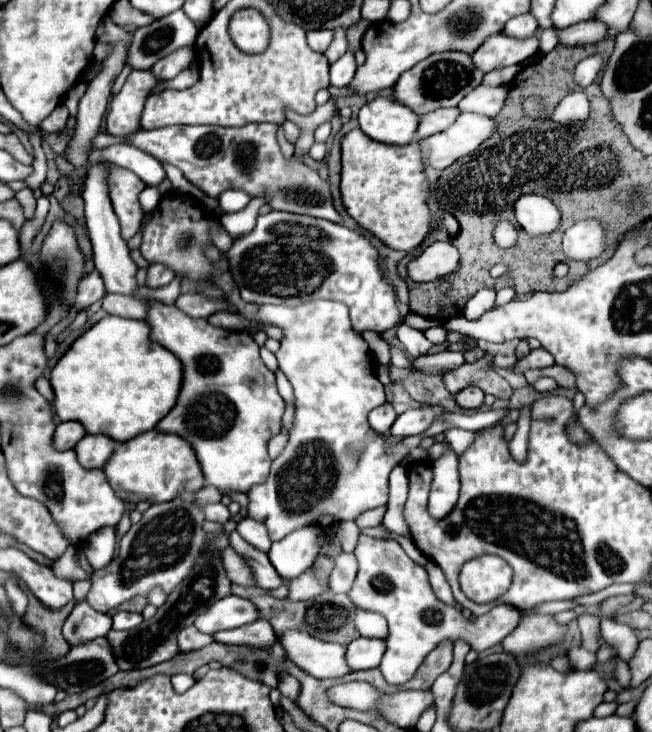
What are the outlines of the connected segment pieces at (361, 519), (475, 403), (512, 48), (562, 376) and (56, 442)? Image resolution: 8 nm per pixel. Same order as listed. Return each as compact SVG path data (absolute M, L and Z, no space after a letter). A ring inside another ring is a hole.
M382 506L382 508L374 508L374 510L368 510L368 512L364 512L364 514L360 514L360 516L356 518L356 524L358 524L360 528L364 528L364 526L378 526L378 524L382 522L384 512L386 512L386 506Z
M468 386L456 394L456 402L462 408L480 408L484 404L484 392L480 392L476 386Z
M504 34L490 36L474 54L474 64L484 72L492 72L498 68L506 68L512 64L520 64L526 58L538 52L538 36L530 36L528 40L514 40Z
M550 366L550 368L544 368L544 376L552 376L552 378L558 382L558 386L564 386L564 388L576 386L574 374L572 374L568 368L562 368L562 366Z
M60 422L52 436L52 446L56 450L72 450L74 444L84 436L84 428L78 422Z

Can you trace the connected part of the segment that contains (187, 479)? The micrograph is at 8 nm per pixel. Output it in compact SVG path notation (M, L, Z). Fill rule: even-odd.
M148 430L138 434L132 440L116 444L108 464L104 464L104 476L116 494L122 496L124 502L168 502L176 496L192 496L204 486L204 476L200 464L194 456L194 450L180 438L172 434L162 434L156 430Z

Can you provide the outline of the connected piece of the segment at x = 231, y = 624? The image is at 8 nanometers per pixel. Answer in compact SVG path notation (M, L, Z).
M226 596L224 600L218 600L216 604L212 604L208 608L208 612L198 616L194 626L200 632L216 634L220 630L240 628L244 624L256 622L258 618L260 616L258 616L254 604L250 600L240 598L240 596Z

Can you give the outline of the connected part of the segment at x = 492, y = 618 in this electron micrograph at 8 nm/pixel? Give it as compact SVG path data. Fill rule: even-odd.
M360 536L354 556L358 558L358 576L350 590L354 606L378 612L388 620L390 636L386 640L380 670L390 684L404 684L410 680L428 652L446 638L452 642L462 638L474 650L482 652L494 644L500 644L520 622L520 612L508 604L492 608L482 618L476 618L476 622L466 620L460 610L440 602L434 596L426 570L410 560L396 540Z

